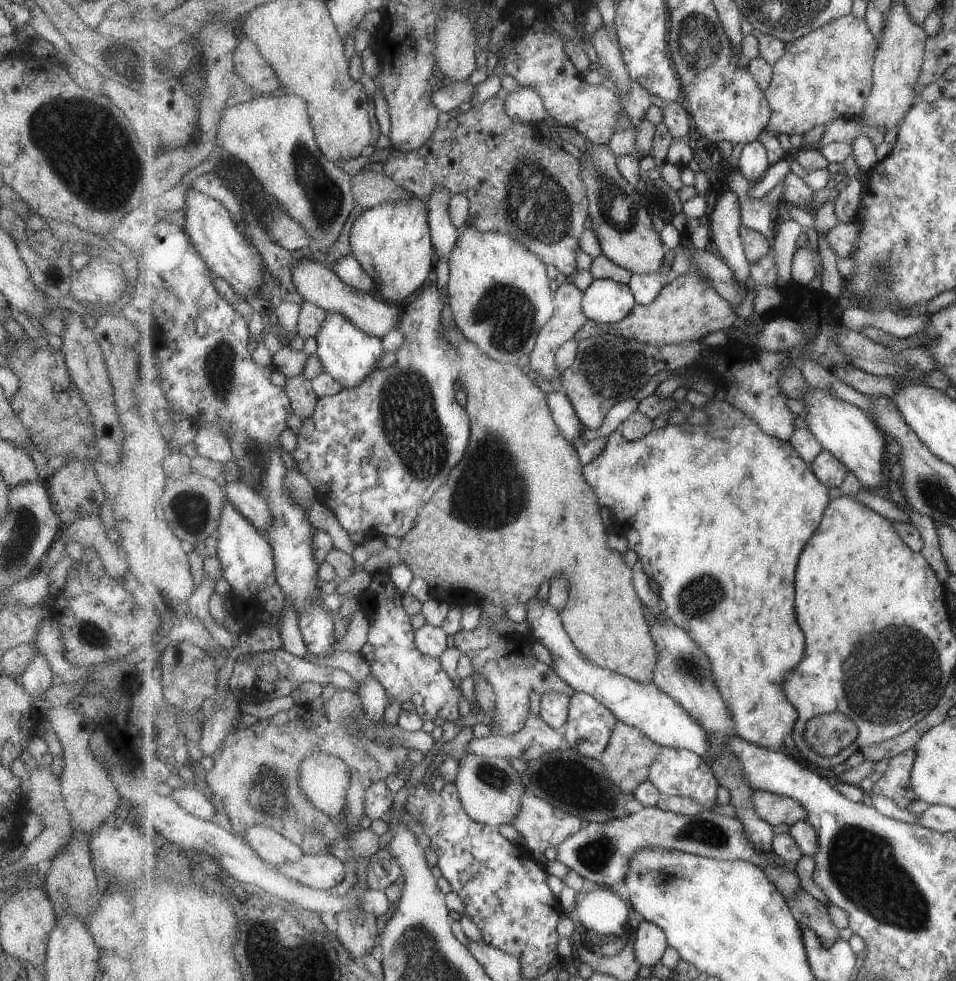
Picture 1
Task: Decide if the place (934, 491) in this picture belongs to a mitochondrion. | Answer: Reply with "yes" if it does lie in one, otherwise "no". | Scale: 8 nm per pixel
yes

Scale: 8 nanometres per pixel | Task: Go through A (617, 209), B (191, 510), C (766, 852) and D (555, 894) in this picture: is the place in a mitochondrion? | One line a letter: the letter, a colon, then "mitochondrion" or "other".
A: mitochondrion
B: mitochondrion
C: other
D: other

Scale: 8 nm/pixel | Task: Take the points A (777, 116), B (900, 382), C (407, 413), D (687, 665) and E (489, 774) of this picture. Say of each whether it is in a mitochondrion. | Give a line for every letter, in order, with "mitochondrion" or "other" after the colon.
A: other
B: other
C: mitochondrion
D: mitochondrion
E: mitochondrion

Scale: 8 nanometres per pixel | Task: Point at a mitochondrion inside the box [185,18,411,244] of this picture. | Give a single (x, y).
(326, 198)

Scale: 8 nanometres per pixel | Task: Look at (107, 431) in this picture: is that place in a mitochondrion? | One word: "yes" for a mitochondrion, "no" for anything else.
no

